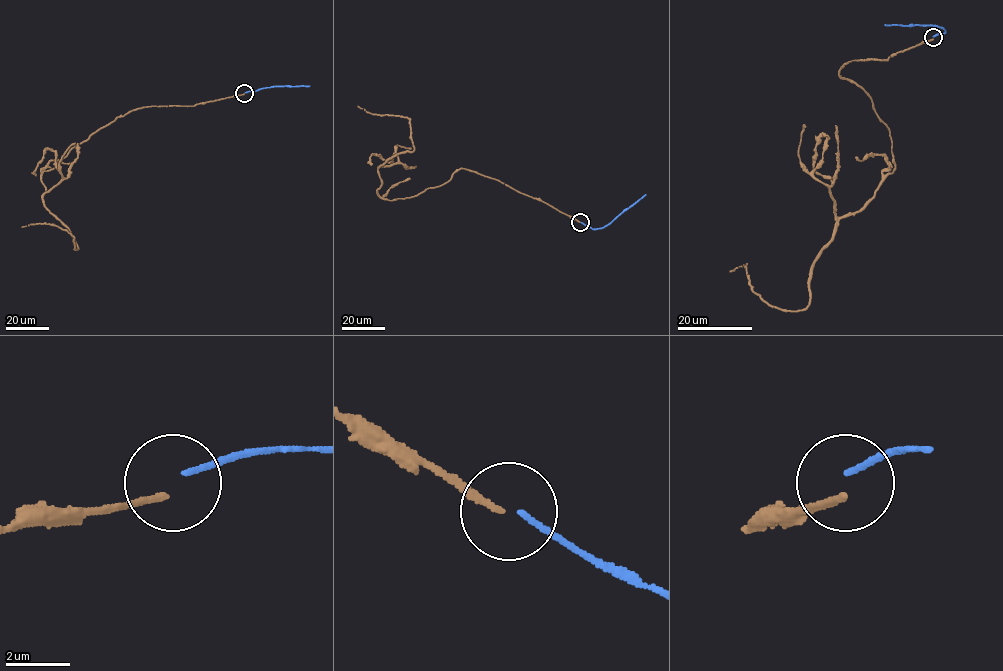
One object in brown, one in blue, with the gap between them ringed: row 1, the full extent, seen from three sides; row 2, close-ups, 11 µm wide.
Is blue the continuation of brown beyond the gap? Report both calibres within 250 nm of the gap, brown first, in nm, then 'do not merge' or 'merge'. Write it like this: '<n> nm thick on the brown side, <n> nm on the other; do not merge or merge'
200 nm thick on the brown side, 170 nm on the other; do not merge

